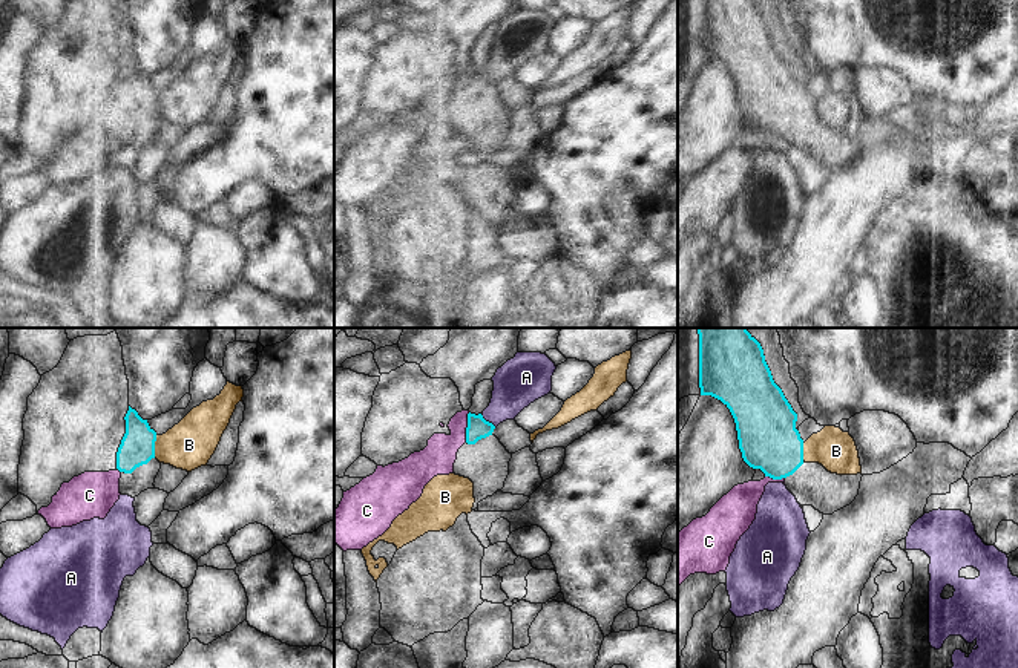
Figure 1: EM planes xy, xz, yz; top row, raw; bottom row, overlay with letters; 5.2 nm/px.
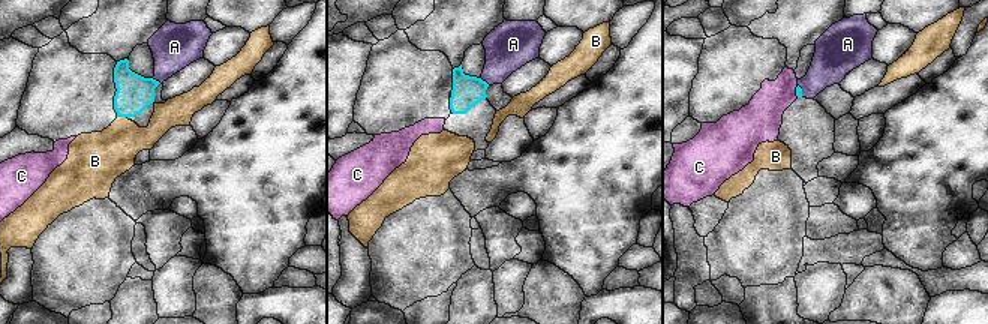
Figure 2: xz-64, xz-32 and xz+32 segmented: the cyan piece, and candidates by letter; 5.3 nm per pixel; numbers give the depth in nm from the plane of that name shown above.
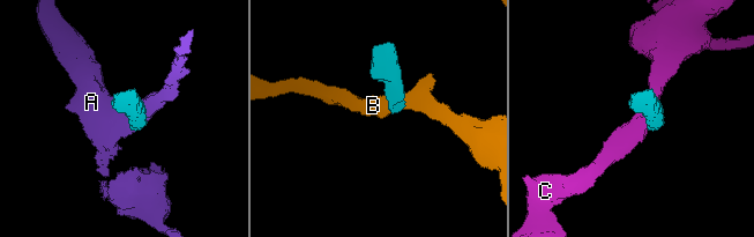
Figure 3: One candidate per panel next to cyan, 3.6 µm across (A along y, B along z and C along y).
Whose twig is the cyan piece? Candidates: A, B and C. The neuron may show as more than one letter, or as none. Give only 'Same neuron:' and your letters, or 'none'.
Same neuron: none

